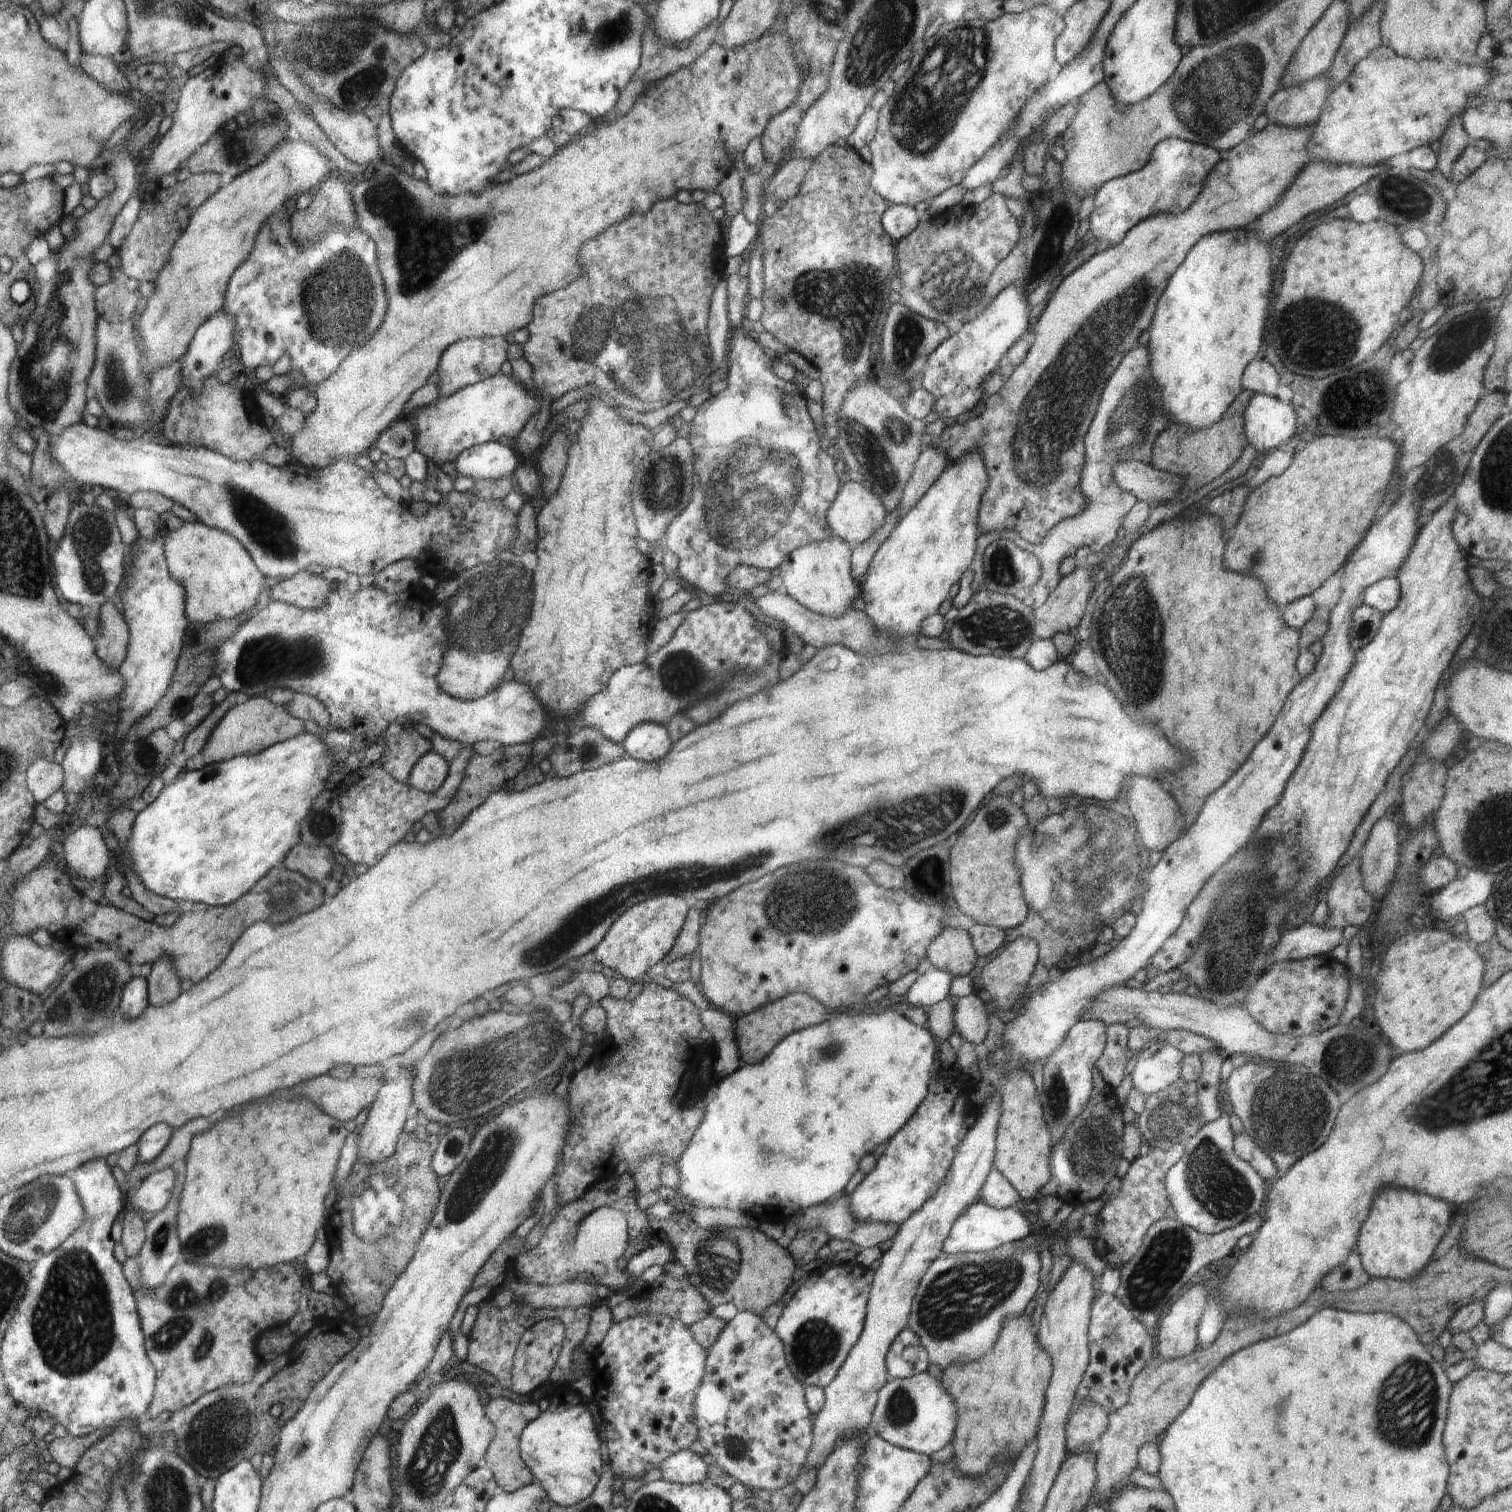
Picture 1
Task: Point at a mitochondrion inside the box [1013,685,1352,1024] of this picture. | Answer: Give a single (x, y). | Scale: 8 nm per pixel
(1096, 885)

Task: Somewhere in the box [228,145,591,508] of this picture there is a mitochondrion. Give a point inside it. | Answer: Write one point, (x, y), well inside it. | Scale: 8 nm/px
(424, 241)

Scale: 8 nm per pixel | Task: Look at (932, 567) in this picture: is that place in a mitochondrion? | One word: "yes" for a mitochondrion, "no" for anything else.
no

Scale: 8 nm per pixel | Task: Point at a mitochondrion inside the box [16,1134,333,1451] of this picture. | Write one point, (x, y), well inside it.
(74, 1306)

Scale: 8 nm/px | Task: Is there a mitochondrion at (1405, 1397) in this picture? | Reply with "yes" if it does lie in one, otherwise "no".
yes

